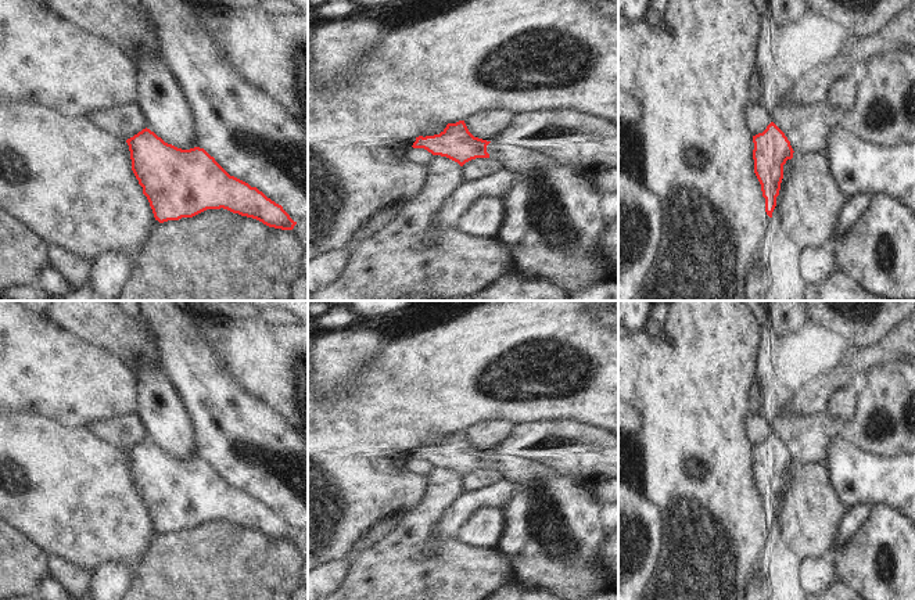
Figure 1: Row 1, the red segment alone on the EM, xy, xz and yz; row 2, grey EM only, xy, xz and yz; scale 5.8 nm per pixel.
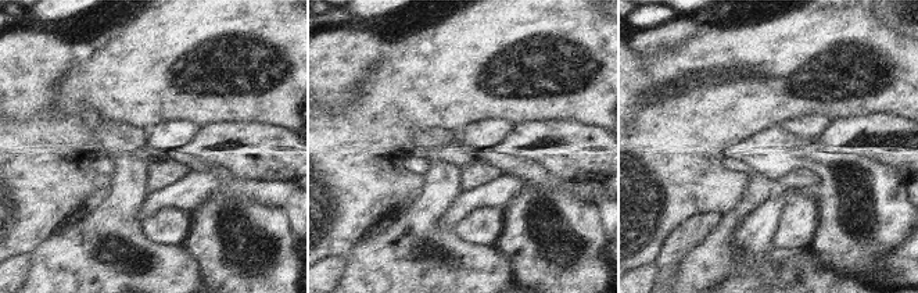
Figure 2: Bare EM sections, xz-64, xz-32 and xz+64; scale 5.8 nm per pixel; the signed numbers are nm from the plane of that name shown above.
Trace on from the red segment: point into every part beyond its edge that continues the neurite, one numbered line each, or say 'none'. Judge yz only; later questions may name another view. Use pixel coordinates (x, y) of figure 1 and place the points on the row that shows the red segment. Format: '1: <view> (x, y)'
none

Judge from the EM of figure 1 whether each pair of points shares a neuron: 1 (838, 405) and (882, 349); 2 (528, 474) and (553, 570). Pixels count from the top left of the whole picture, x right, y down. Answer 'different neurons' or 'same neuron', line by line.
1: different neurons
2: same neuron

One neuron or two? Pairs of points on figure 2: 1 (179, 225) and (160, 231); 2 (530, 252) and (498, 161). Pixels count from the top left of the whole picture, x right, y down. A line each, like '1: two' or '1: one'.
1: one
2: one

